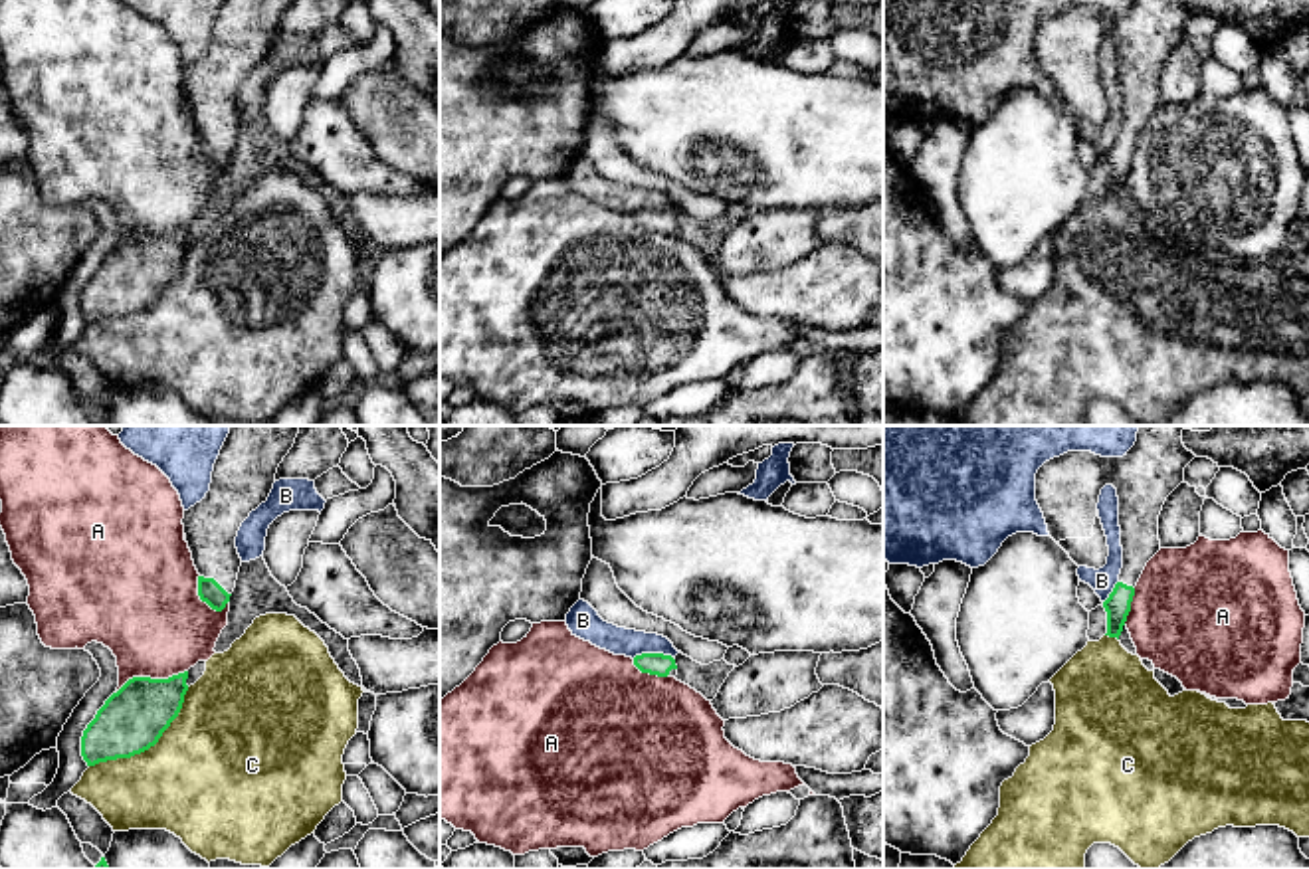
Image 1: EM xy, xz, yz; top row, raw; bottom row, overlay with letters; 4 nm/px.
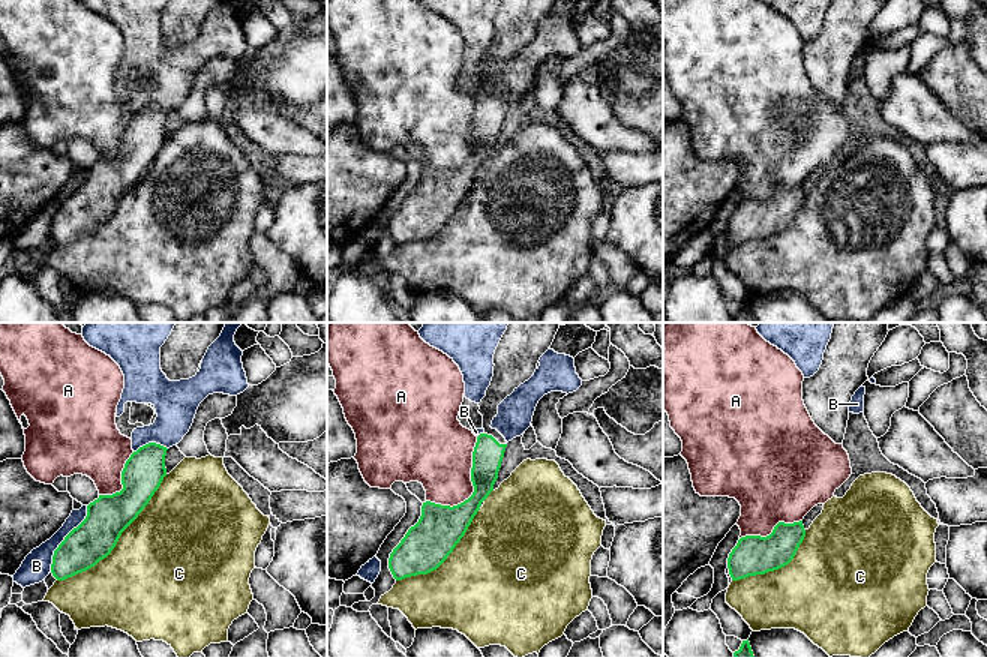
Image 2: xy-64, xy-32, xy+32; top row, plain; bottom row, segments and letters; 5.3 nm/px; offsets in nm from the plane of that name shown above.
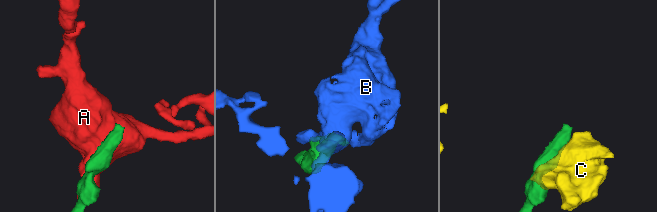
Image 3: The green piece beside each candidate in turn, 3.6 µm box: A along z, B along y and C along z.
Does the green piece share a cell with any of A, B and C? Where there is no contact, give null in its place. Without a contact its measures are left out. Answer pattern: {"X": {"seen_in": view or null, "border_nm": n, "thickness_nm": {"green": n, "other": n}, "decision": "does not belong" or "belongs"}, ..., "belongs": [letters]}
{"A": {"seen_in": "xy", "border_nm": 320, "thickness_nm": {"green": 260, "other": 420}, "decision": "does not belong"}, "B": {"seen_in": "xz", "border_nm": 170, "thickness_nm": {"green": 100, "other": 110}, "decision": "does not belong"}, "C": {"seen_in": "xy", "border_nm": 500, "thickness_nm": {"green": 260, "other": 480}, "decision": "does not belong"}, "belongs": []}

